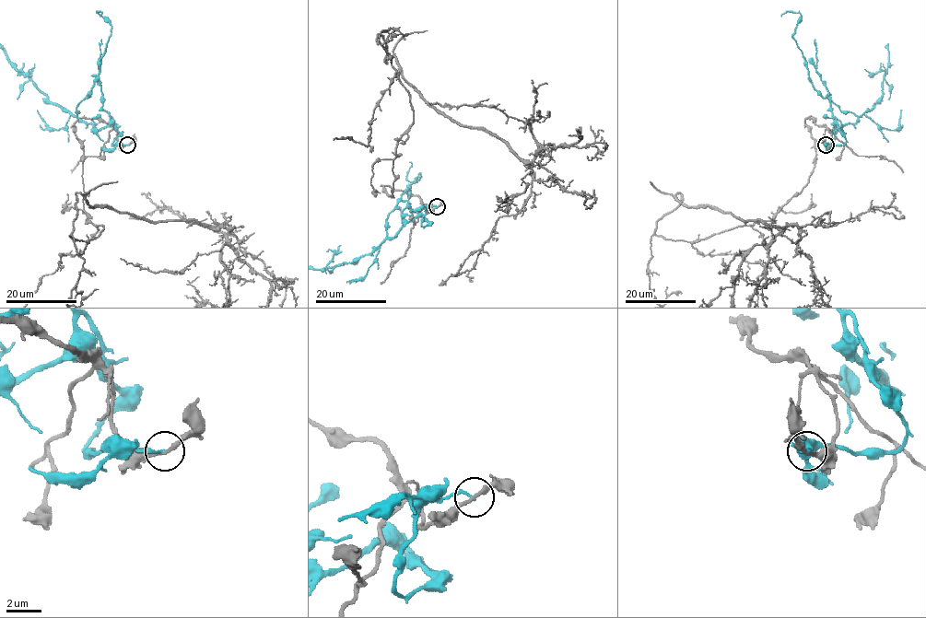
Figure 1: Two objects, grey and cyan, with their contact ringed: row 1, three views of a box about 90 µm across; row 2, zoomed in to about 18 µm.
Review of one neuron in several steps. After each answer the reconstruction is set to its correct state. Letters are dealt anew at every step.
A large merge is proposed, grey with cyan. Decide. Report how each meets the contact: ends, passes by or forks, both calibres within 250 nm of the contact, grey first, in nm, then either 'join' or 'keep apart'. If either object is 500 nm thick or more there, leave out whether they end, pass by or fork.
grey passes by; cyan ends; calibres 220 and 130 nm; keep apart

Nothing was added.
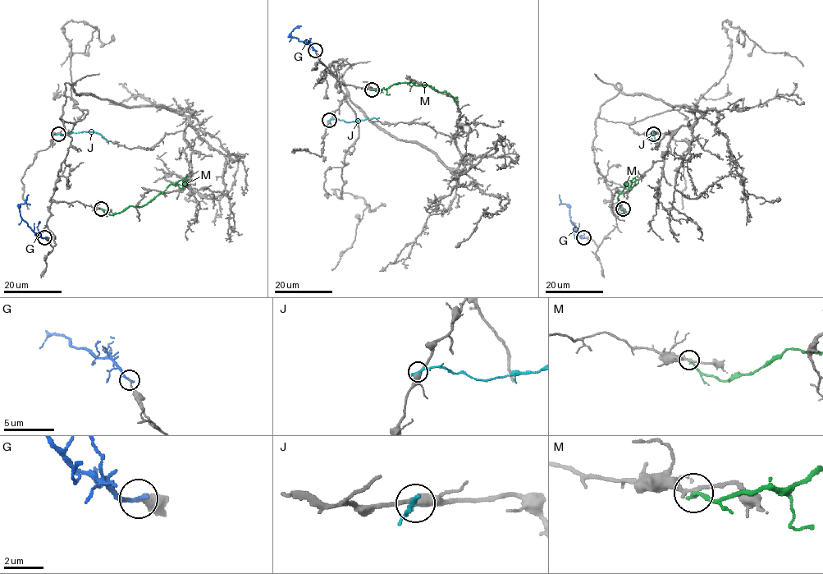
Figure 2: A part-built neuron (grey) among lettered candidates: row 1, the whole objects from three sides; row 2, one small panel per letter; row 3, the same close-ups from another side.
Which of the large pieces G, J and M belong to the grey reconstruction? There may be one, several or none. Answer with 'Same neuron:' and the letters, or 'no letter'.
Same neuron: no letter

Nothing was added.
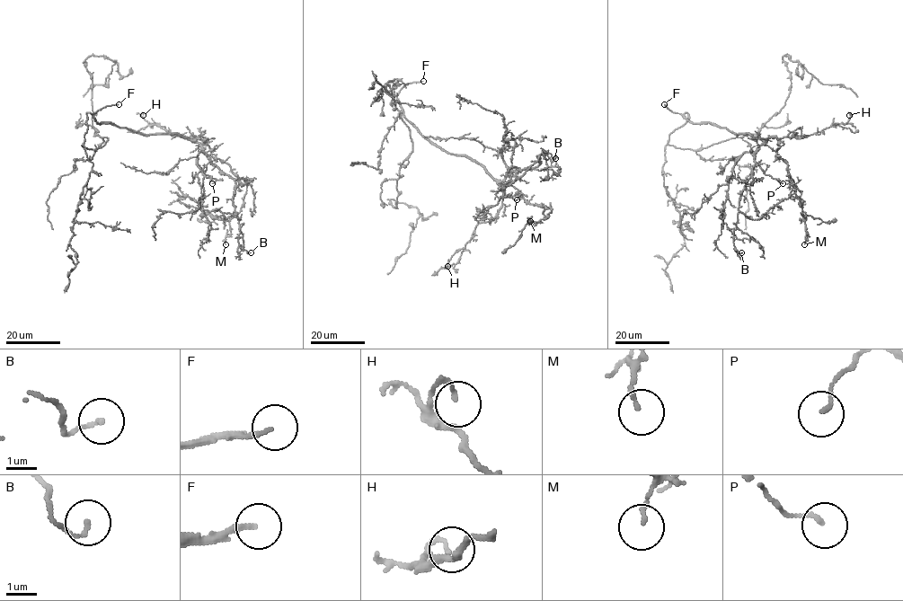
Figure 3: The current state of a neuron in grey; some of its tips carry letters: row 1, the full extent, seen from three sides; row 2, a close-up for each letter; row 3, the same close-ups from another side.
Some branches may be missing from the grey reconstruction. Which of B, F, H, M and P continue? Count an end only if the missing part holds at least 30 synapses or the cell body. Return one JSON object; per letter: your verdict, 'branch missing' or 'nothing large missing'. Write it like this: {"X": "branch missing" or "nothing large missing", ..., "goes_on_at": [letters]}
{"B": "nothing large missing", "F": "branch missing", "H": "nothing large missing", "M": "nothing large missing", "P": "nothing large missing", "goes_on_at": ["F"]}

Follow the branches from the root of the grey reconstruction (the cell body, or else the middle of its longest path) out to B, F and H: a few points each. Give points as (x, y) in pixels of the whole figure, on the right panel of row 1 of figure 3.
B: (687, 115), (685, 117), (693, 123), (714, 123), (764, 142), (739, 202), (733, 243), (741, 252)
F: (687, 115), (674, 112), (664, 104)
H: (687, 115), (685, 117), (693, 123), (714, 123), (764, 139), (803, 137), (836, 123), (846, 123), (849, 115)

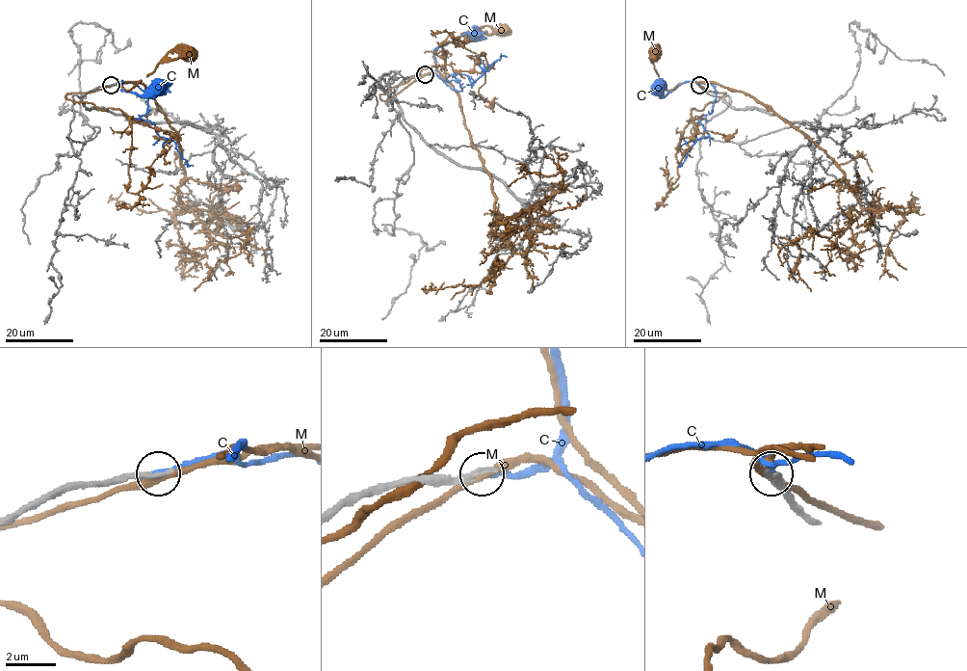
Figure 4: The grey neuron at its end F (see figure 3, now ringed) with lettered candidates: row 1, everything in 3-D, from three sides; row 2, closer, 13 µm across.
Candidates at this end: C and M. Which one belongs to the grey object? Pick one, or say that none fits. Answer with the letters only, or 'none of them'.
C

